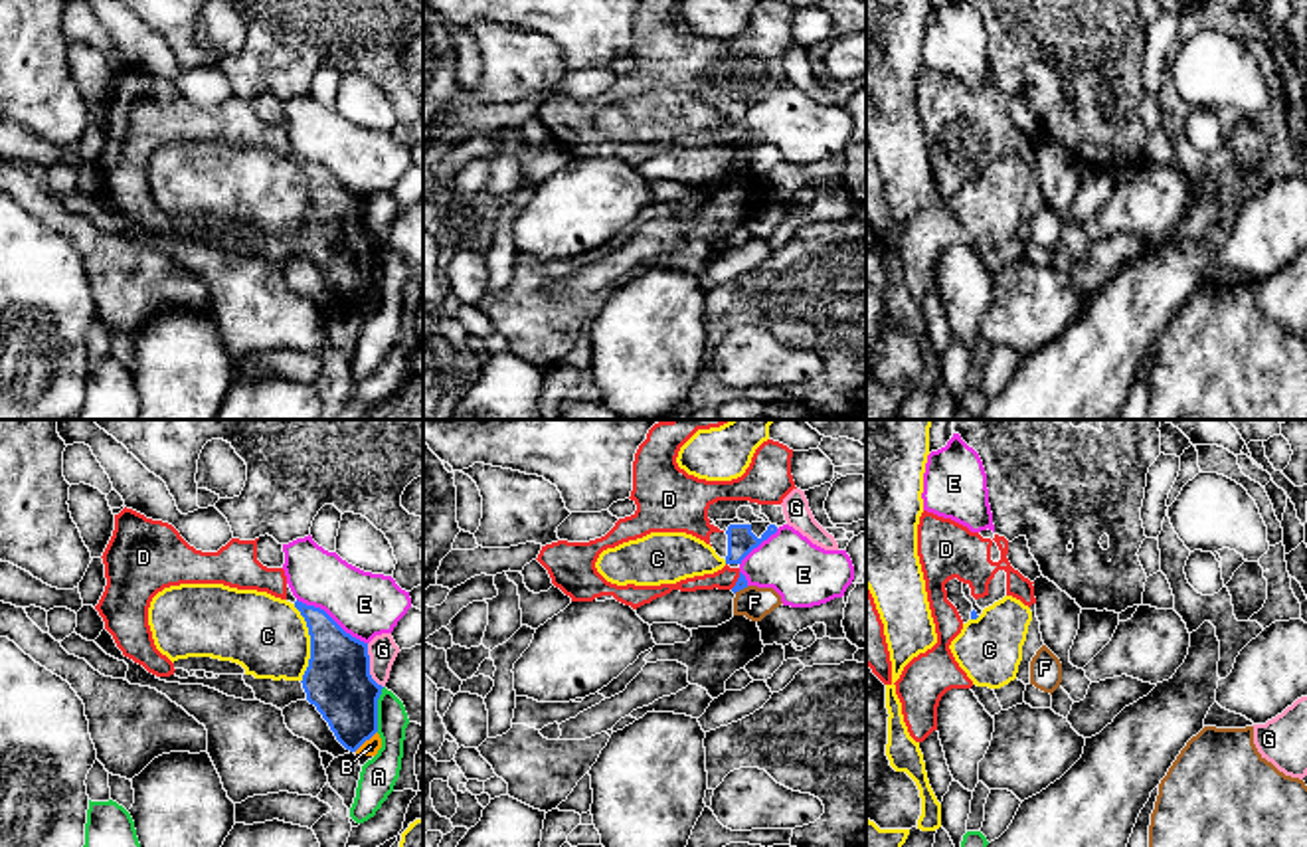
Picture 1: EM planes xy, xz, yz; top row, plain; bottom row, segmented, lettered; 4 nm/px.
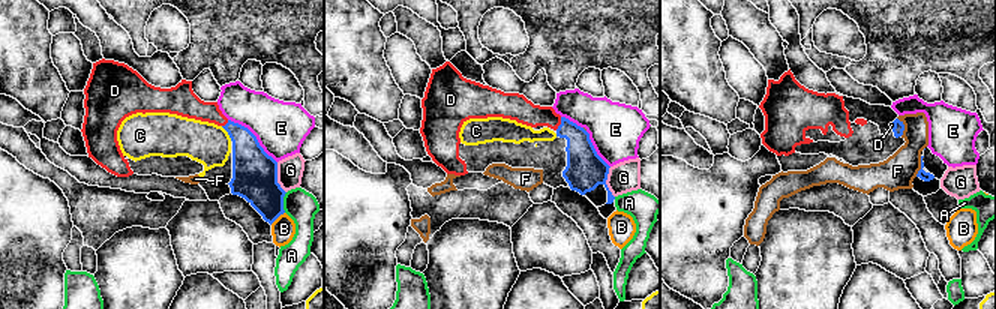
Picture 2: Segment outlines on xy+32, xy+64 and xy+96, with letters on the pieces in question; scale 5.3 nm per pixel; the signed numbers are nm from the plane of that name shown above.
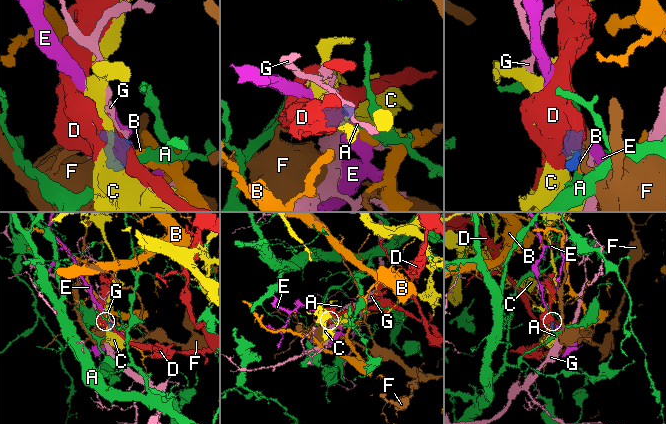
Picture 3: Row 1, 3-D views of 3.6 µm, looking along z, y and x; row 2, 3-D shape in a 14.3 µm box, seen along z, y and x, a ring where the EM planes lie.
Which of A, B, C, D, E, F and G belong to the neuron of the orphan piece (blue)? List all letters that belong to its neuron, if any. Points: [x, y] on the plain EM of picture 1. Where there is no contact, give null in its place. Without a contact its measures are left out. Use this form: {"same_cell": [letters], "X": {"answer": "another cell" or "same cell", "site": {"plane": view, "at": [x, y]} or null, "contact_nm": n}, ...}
{"same_cell": ["D"], "A": {"answer": "another cell", "site": {"plane": "xy", "at": [376, 266]}, "contact_nm": 190}, "B": {"answer": "another cell", "site": {"plane": "xy", "at": [364, 297]}, "contact_nm": 130}, "C": {"answer": "another cell", "site": {"plane": "xy", "at": [311, 200]}, "contact_nm": 320}, "D": {"answer": "same cell", "site": {"plane": "xz", "at": [738, 137]}, "contact_nm": 80}, "E": {"answer": "another cell", "site": {"plane": "xy", "at": [331, 175]}, "contact_nm": 340}, "F": {"answer": "another cell", "site": {"plane": "xz", "at": [740, 145]}, "contact_nm": 70}, "G": {"answer": "another cell", "site": {"plane": "xy", "at": [368, 222]}, "contact_nm": 200}}

